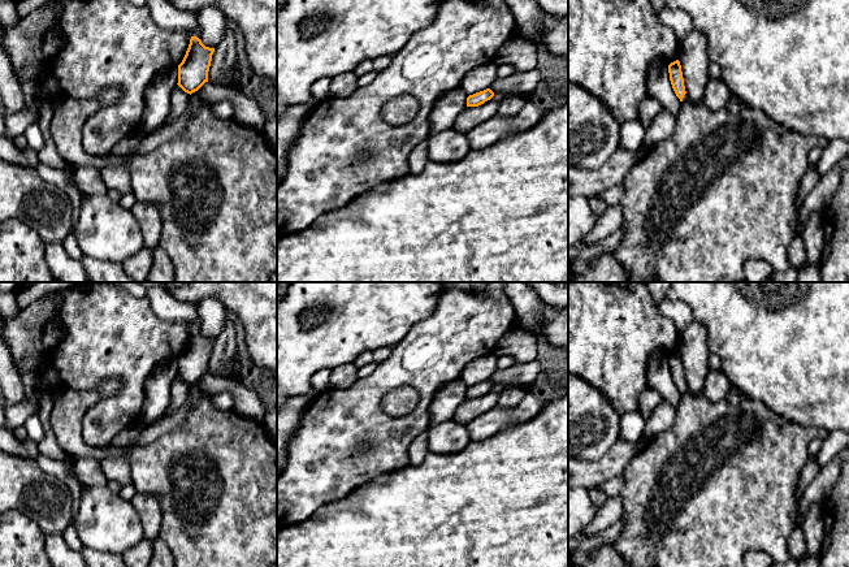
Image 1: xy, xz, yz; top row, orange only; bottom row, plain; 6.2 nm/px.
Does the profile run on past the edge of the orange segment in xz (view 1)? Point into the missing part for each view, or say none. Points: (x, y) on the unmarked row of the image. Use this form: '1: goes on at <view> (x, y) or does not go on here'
1: does not go on here

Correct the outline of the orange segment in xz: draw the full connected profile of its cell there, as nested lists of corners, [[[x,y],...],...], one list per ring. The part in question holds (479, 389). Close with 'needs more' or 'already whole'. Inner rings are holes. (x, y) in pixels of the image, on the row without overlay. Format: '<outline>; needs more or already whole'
[[[490,380],[476,384],[467,389],[467,398],[478,398],[485,393],[490,391],[494,388],[494,384]]]; already whole

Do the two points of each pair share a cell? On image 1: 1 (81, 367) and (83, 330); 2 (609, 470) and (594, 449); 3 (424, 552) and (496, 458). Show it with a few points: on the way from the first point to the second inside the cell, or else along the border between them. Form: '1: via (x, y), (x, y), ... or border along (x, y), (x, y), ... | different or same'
1: via (83, 358), (83, 340) | same
2: border along (619, 438), (600, 458), (581, 461) | different
3: via (447, 528), (494, 481) | same

